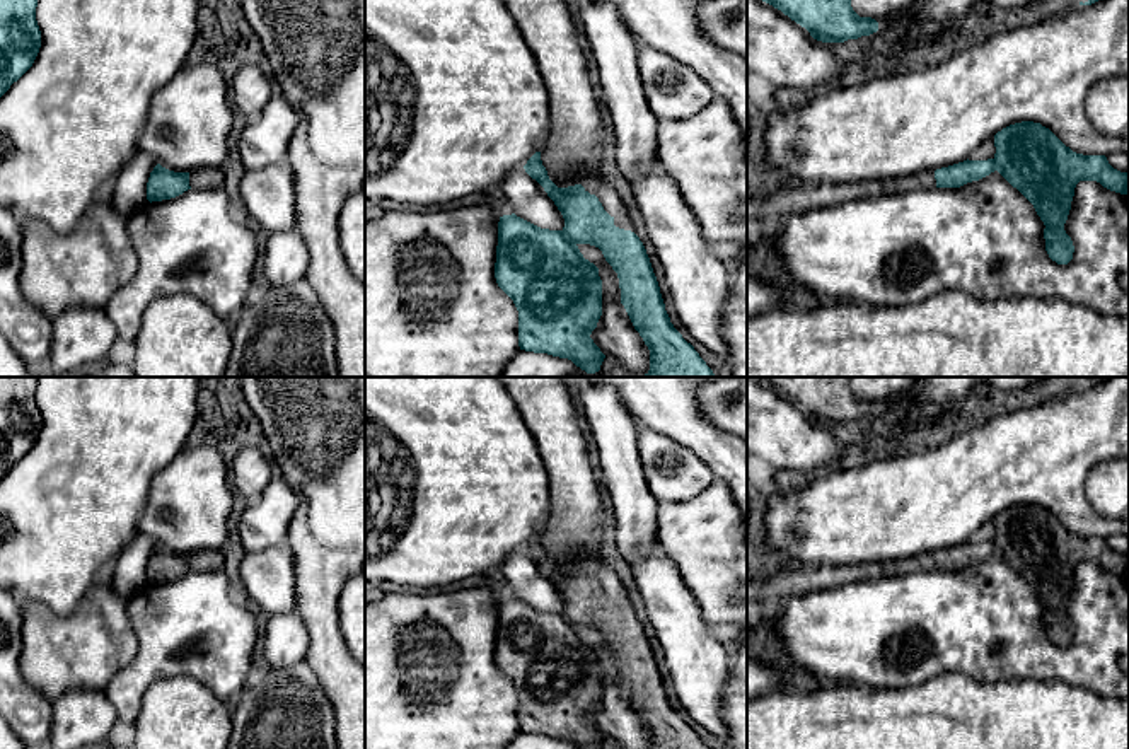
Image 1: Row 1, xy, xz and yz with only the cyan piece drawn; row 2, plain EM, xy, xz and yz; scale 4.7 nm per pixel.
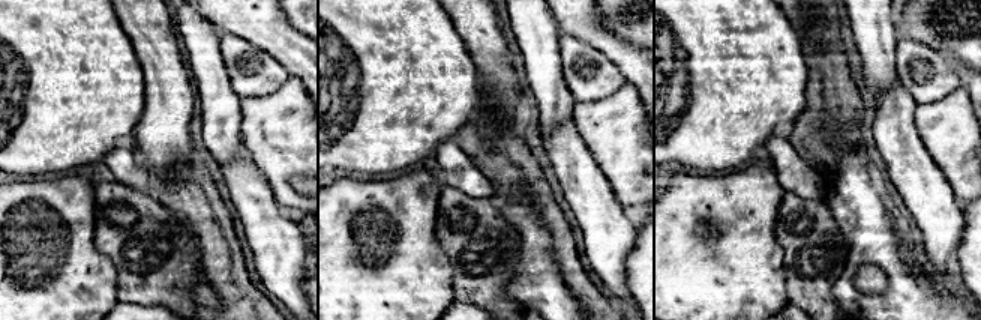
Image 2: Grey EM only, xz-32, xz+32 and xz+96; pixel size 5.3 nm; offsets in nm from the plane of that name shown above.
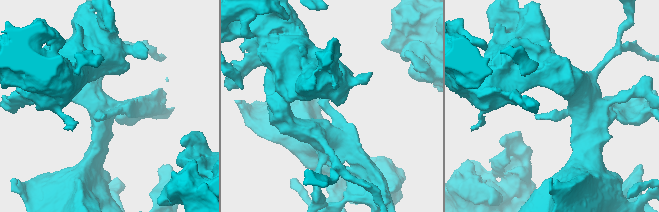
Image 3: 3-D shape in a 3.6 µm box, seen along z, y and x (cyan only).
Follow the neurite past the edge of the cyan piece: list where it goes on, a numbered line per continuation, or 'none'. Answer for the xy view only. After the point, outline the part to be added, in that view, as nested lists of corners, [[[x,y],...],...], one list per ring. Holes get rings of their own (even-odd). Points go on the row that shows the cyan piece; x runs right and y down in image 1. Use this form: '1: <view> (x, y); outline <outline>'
1: xy (208, 178); outline [[[208,167],[189,172],[189,186],[194,189],[220,188],[225,184],[222,167]]]

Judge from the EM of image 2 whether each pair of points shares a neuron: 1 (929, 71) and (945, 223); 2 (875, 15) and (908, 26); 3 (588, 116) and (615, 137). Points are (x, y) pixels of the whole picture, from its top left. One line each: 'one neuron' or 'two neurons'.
1: one neuron
2: two neurons
3: one neuron

